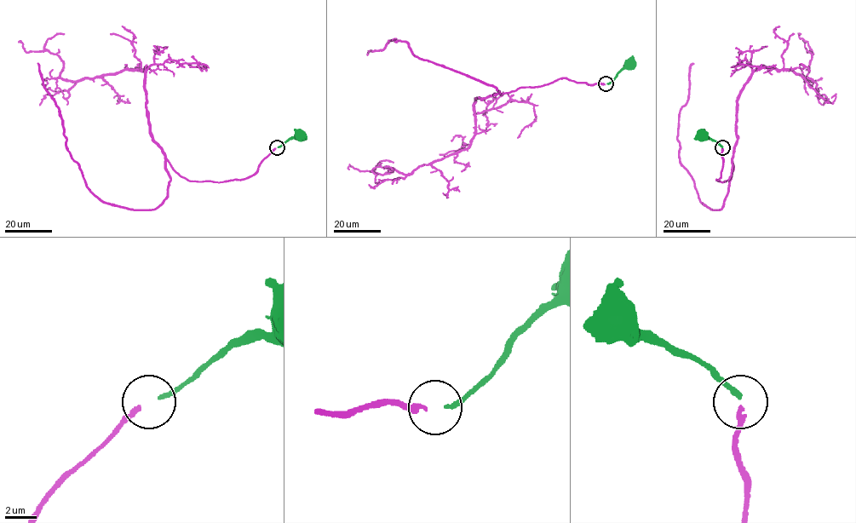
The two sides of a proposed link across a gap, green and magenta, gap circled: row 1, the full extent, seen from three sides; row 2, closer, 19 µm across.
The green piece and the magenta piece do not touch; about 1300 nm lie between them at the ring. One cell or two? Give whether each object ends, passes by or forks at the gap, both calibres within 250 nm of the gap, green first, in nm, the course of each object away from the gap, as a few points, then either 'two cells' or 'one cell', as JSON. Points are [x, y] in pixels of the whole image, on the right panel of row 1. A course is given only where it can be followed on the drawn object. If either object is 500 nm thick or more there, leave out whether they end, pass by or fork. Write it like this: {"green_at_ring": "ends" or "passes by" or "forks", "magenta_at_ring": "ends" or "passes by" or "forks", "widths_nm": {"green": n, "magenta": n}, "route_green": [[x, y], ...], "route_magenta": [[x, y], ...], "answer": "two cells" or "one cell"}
{"green_at_ring": "ends", "magenta_at_ring": "ends", "widths_nm": {"green": 280, "magenta": 280}, "route_green": [[722, 146], [702, 135]], "route_magenta": [[722, 148], [722, 182], [731, 175], [743, 85], [761, 66], [812, 81], [807, 41]], "answer": "one cell"}

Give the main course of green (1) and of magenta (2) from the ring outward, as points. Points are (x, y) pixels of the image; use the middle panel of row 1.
1: (606, 83), (632, 64)
2: (605, 83), (562, 77), (478, 98), (475, 135), (468, 146), (407, 174), (393, 168), (380, 175), (349, 169)

